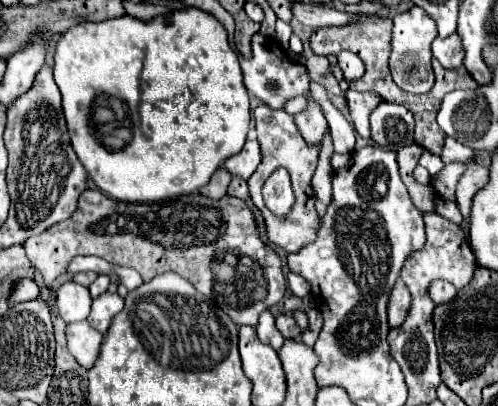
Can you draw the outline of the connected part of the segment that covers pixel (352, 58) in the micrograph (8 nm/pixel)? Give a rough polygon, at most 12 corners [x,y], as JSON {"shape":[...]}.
{"shape":[[350,51],[337,55],[348,82],[365,72],[362,60]]}

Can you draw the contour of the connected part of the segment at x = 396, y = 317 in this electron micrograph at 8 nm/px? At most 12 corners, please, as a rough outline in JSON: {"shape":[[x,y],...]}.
{"shape":[[398,278],[390,302],[388,322],[398,328],[410,308],[410,290]]}

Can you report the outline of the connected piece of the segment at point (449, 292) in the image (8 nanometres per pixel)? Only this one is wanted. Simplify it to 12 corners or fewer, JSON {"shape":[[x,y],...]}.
{"shape":[[434,280],[428,288],[434,304],[450,302],[456,288],[446,280]]}

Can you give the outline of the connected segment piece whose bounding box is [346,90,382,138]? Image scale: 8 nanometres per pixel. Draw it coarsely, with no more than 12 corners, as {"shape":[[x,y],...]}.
{"shape":[[348,90],[351,122],[370,138],[369,116],[382,98],[372,92]]}

